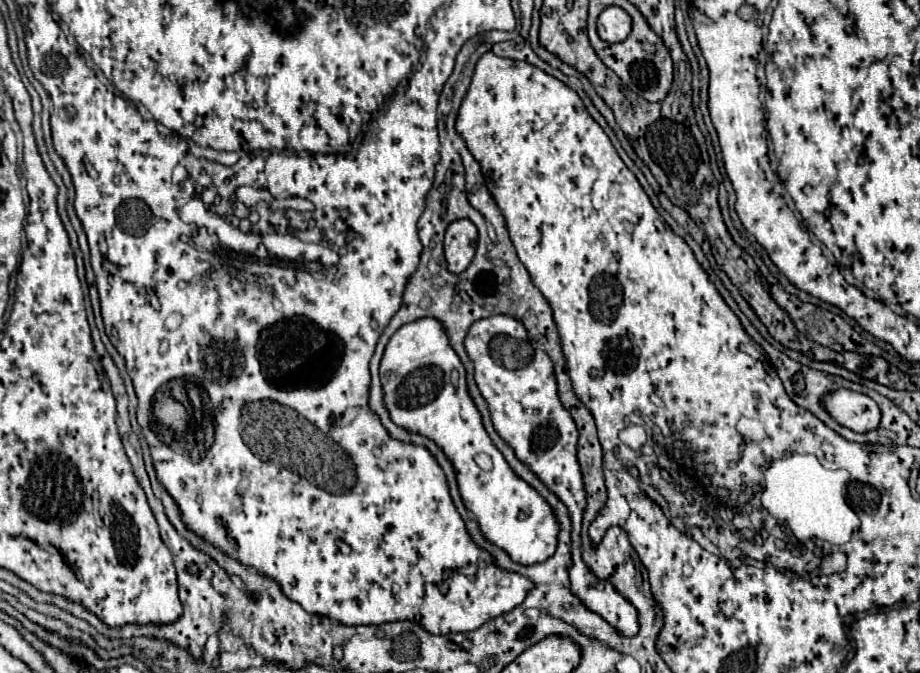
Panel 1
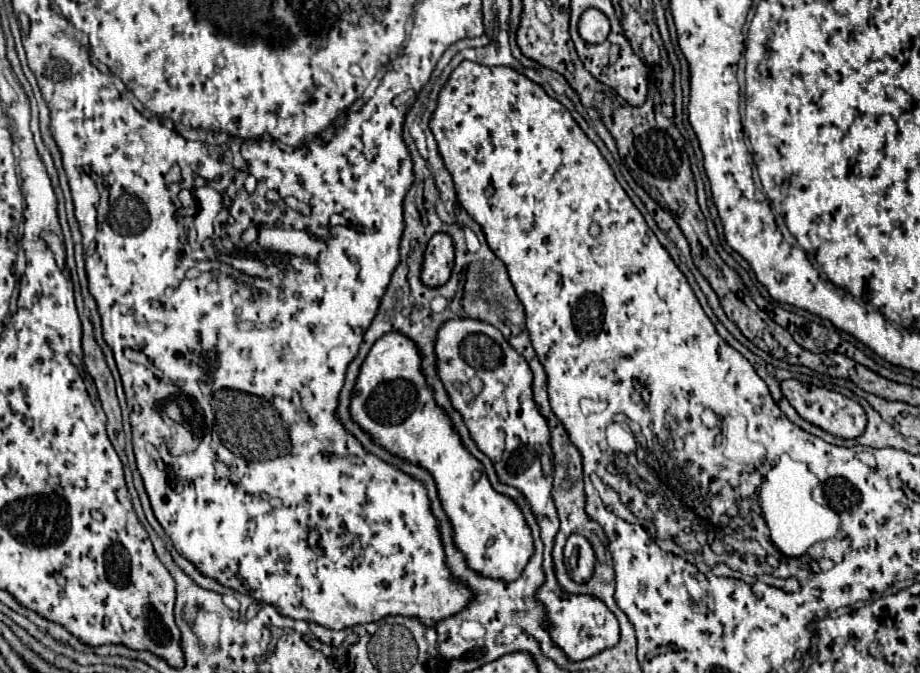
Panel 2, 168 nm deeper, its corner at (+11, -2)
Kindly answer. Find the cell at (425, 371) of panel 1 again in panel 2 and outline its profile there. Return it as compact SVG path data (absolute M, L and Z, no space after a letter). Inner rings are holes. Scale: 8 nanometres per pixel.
M389 332L373 344L371 352L367 354L361 366L361 372L359 372L359 378L357 378L353 396L351 396L351 416L363 430L367 430L373 436L377 444L381 444L383 448L387 448L389 452L401 458L407 458L409 462L421 464L433 474L443 510L449 516L453 530L455 530L455 544L465 554L467 564L475 572L483 576L491 576L491 578L501 578L507 582L517 580L521 576L523 568L533 556L533 536L531 536L529 526L525 524L525 516L521 508L517 508L517 504L509 500L509 496L501 496L499 492L493 490L483 464L463 446L461 436L451 424L451 418L433 398L433 388L429 386L423 374L423 368L421 368L419 346L413 340L409 340L405 334ZM475 470L483 474L475 476Z

